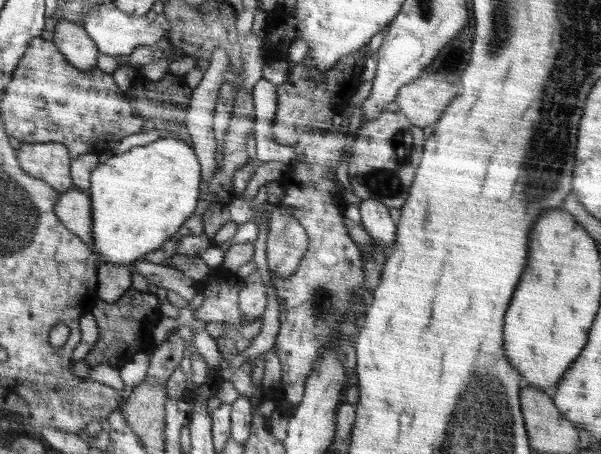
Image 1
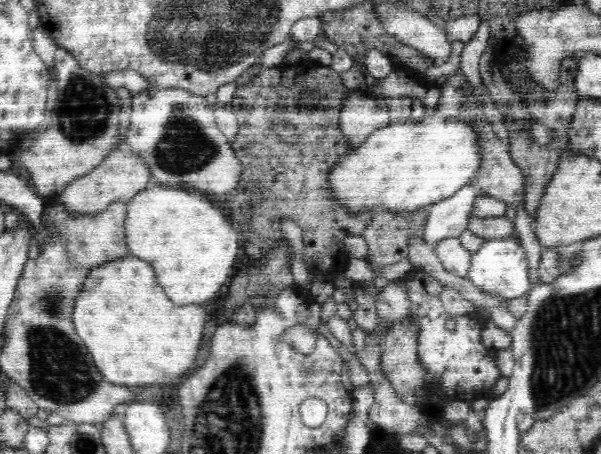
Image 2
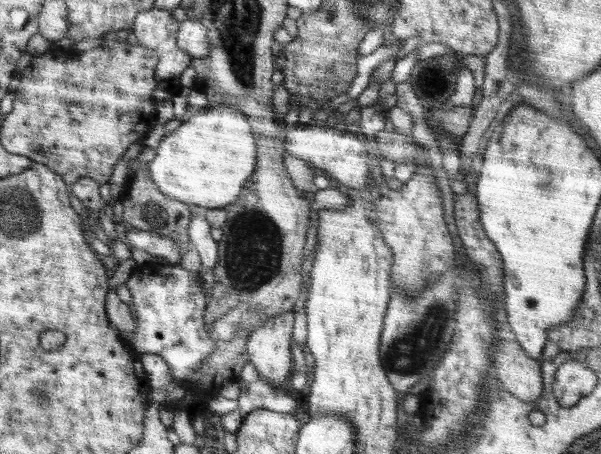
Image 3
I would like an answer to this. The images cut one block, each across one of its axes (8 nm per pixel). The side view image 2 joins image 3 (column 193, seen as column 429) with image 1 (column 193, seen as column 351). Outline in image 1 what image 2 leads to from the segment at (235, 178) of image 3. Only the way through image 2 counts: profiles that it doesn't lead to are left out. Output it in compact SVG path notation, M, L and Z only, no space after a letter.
M160 137L156 142L146 144L146 146L136 146L121 154L104 156L103 161L95 169L92 169L92 173L90 173L90 186L86 190L86 193L90 196L90 202L92 202L92 236L94 236L94 248L96 248L97 255L100 256L102 262L112 262L112 264L132 267L134 262L138 261L138 258L148 257L154 250L158 250L194 212L198 196L200 196L198 186L200 186L201 180L201 166L194 149L175 137Z

